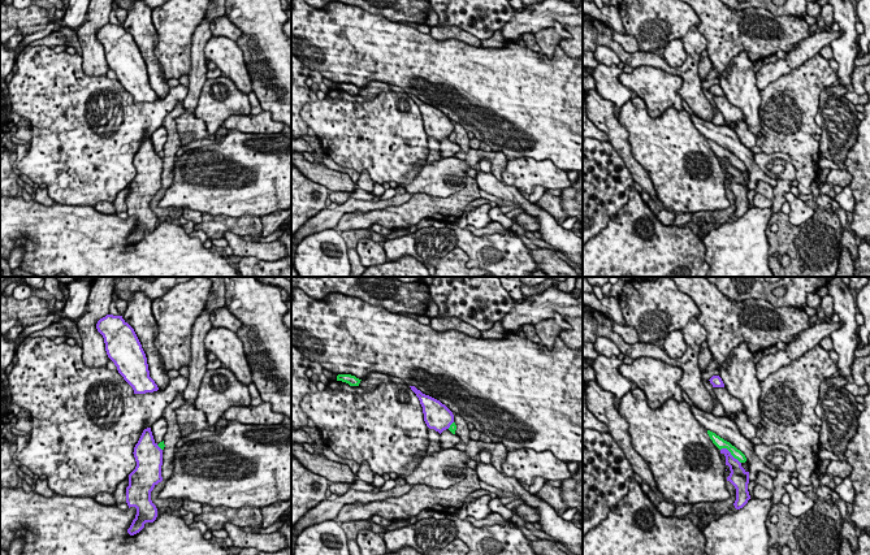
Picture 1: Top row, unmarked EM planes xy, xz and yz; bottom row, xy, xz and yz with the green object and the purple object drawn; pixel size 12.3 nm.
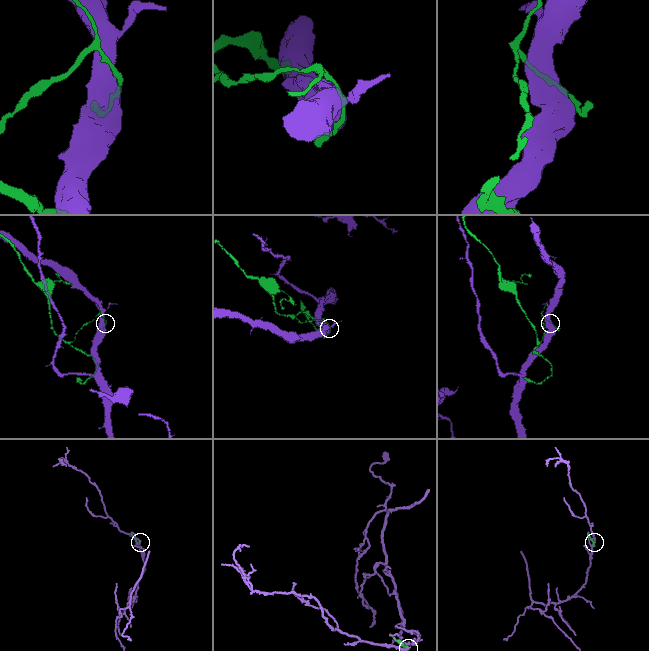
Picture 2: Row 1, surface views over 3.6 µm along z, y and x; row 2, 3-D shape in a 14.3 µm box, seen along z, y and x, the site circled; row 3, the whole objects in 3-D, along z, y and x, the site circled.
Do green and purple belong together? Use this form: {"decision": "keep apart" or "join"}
{"decision": "keep apart"}

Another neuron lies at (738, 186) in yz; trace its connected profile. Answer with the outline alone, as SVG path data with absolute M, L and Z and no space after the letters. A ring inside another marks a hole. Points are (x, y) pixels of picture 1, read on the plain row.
M722 157L720 162L726 165L726 174L728 174L731 179L730 185L727 186L727 190L730 190L736 198L736 209L733 214L736 218L740 218L750 208L748 200L749 181L746 181L741 175L741 172L735 168L727 157Z

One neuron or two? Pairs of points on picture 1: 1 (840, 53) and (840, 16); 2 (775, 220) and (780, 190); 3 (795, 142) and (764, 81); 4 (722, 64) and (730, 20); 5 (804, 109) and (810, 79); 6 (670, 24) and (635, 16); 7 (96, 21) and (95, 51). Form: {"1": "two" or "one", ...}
{"1": "one", "2": "two", "3": "two", "4": "one", "5": "one", "6": "one", "7": "one"}

